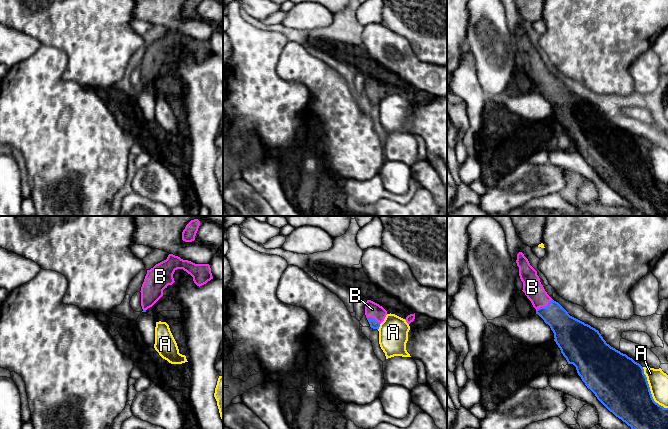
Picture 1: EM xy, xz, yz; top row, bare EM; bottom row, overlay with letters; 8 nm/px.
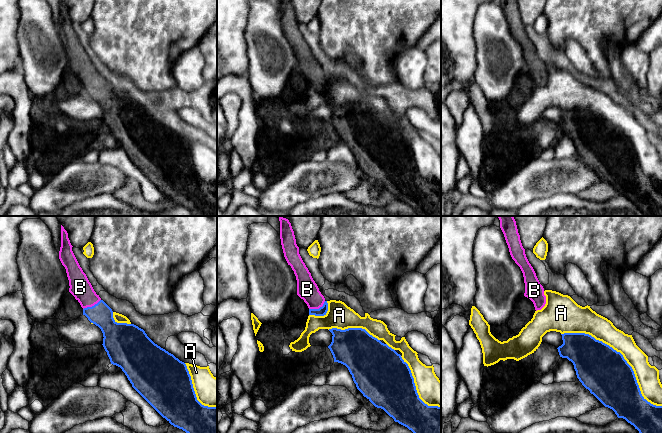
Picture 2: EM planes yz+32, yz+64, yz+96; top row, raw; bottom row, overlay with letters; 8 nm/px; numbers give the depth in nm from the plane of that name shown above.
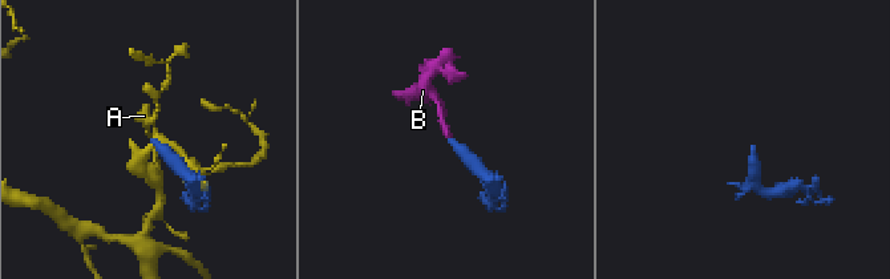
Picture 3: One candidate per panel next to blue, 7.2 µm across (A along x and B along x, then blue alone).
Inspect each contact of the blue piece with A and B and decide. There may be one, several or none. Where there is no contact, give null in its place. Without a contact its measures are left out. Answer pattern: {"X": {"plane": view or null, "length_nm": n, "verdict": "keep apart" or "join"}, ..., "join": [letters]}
{"A": {"plane": "yz", "length_nm": 400, "verdict": "keep apart"}, "B": {"plane": "yz", "length_nm": 160, "verdict": "join"}, "join": ["B"]}

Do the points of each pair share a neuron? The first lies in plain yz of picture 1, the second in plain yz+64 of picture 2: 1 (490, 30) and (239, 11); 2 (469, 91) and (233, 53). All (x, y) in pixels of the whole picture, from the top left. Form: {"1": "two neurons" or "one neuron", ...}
{"1": "two neurons", "2": "two neurons"}

